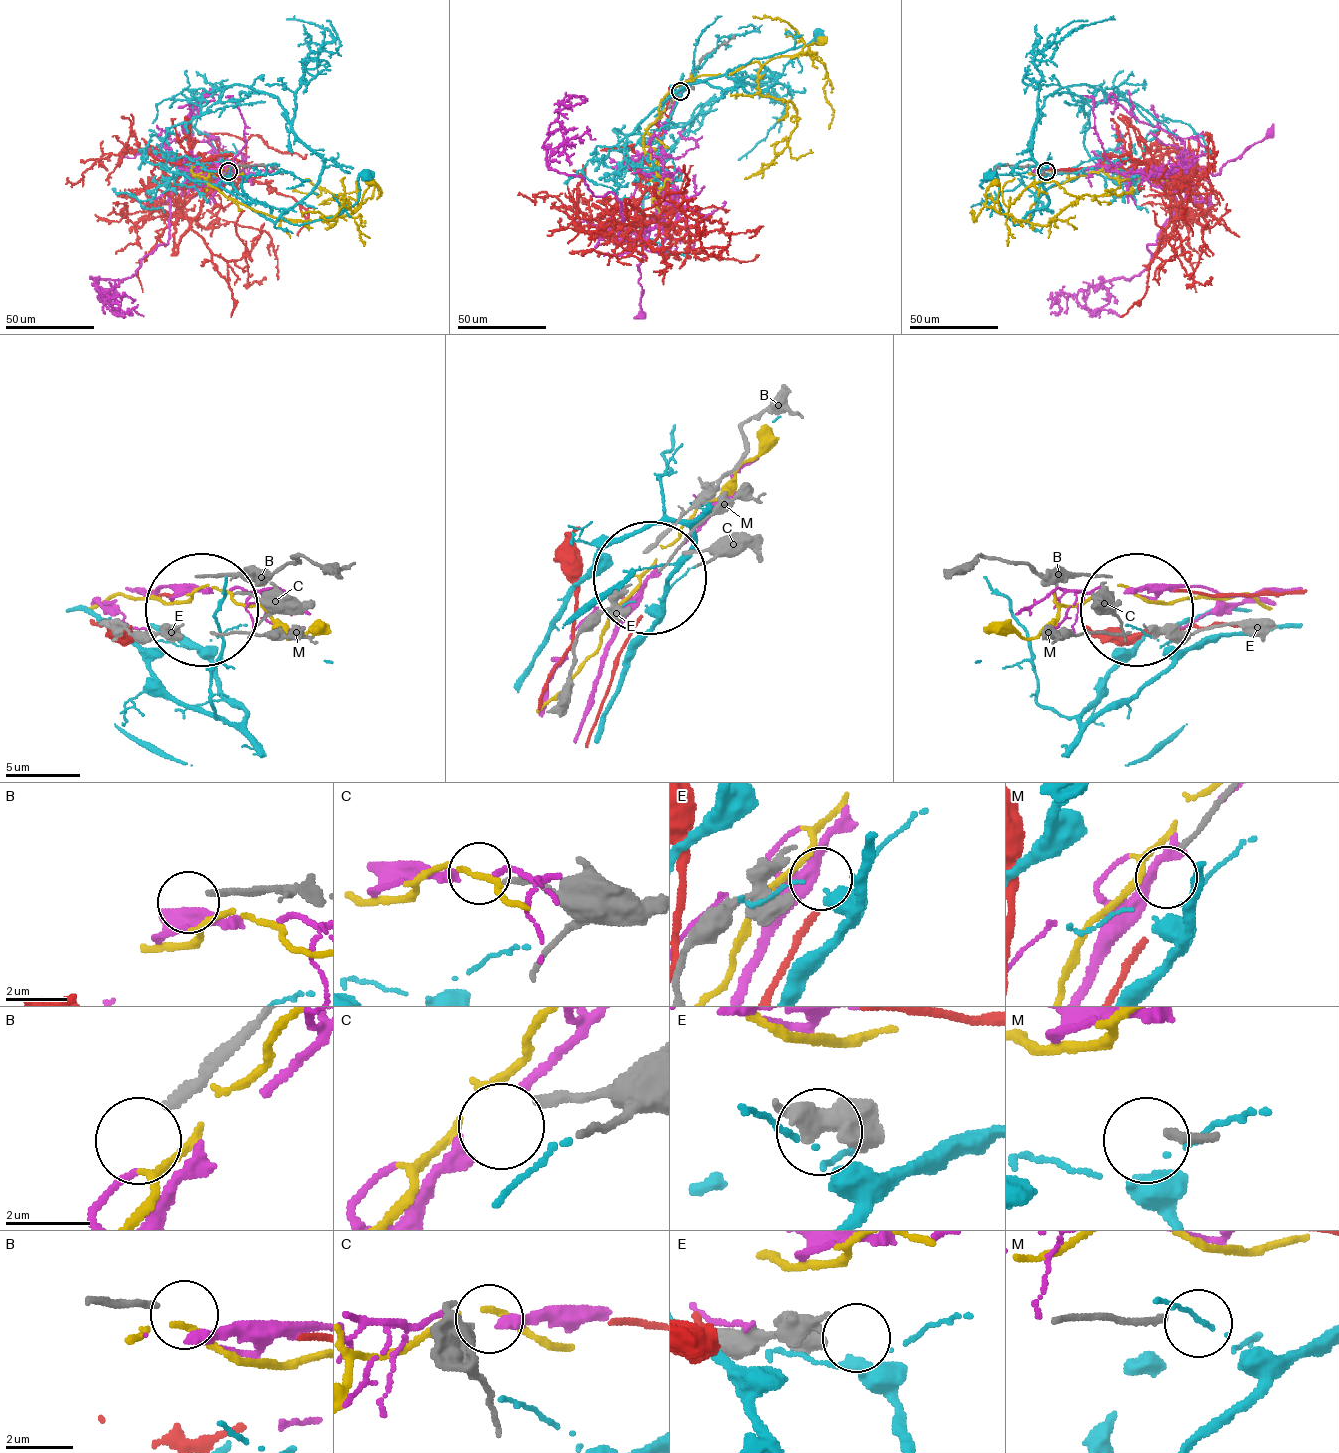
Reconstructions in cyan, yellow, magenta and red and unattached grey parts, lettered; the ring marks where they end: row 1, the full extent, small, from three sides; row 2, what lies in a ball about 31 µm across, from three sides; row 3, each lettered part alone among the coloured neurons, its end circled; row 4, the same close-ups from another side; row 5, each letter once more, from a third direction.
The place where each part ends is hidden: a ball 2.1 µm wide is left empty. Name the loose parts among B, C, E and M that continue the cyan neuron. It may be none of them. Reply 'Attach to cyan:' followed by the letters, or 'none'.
Attach to cyan: E

